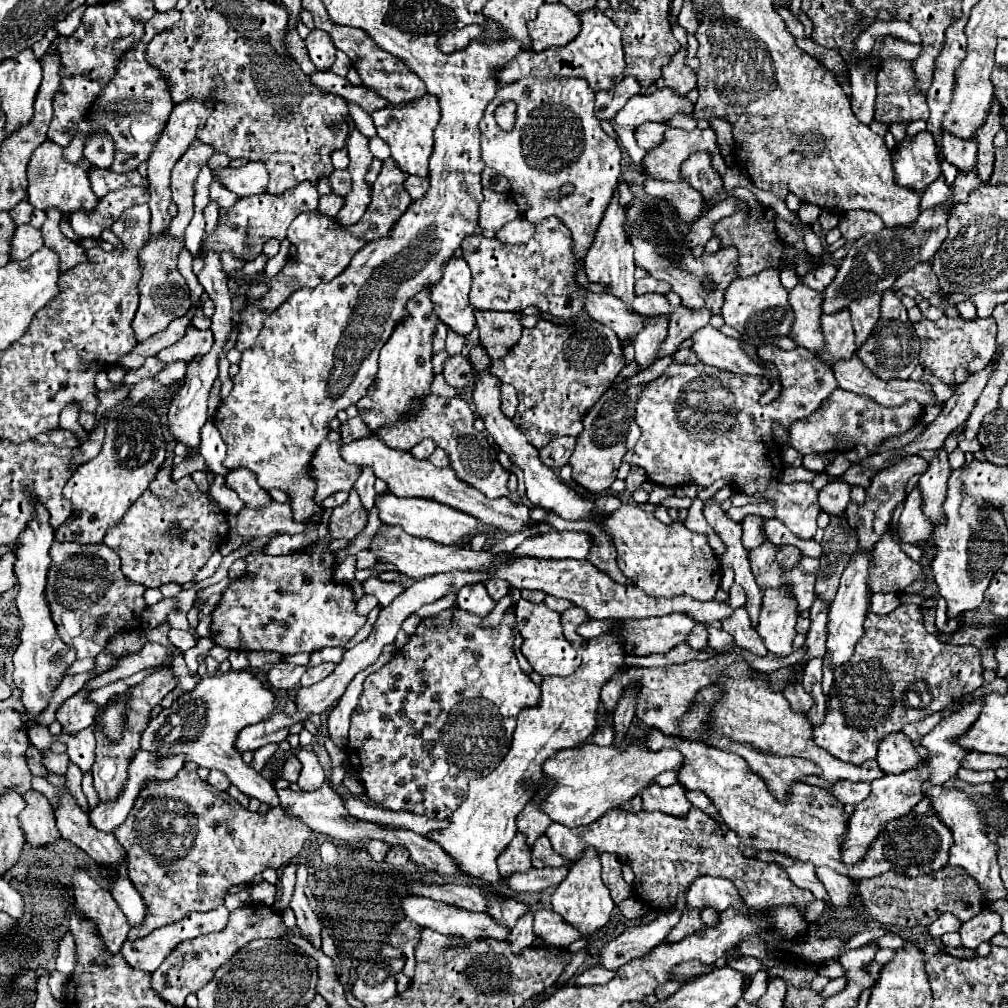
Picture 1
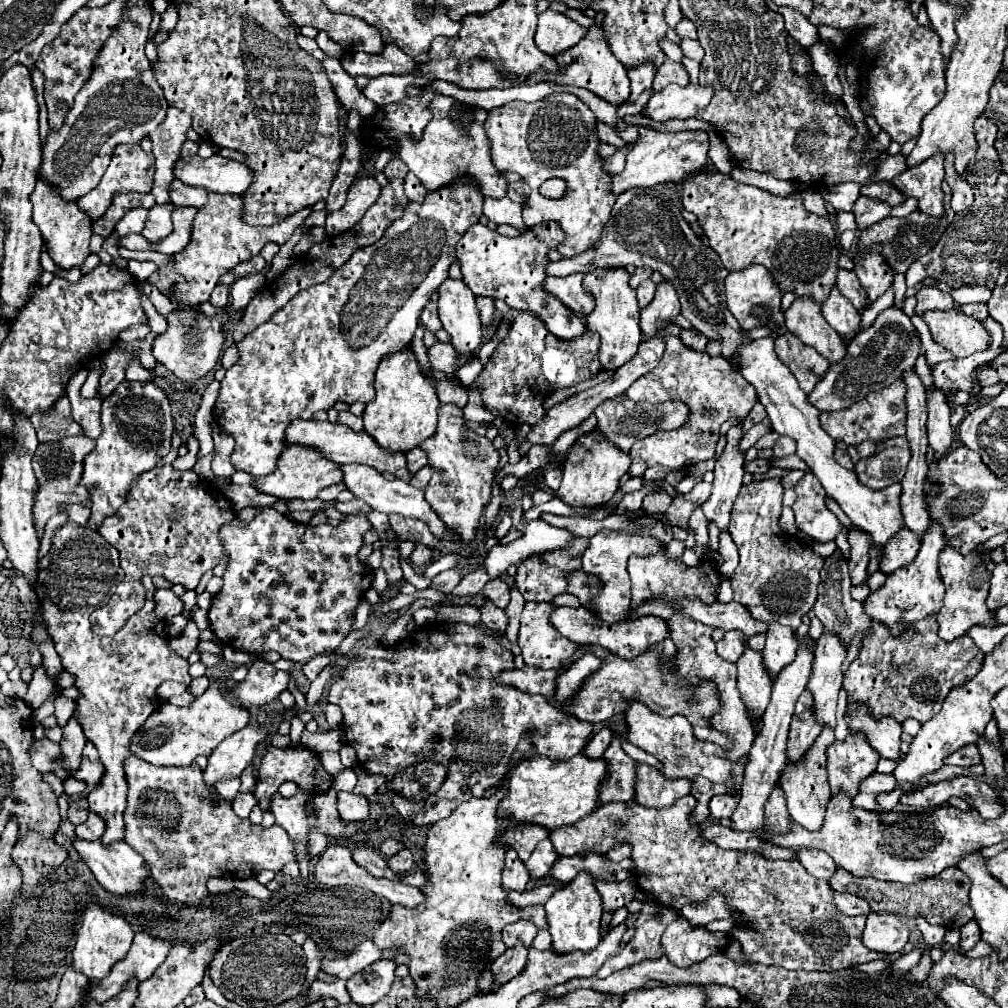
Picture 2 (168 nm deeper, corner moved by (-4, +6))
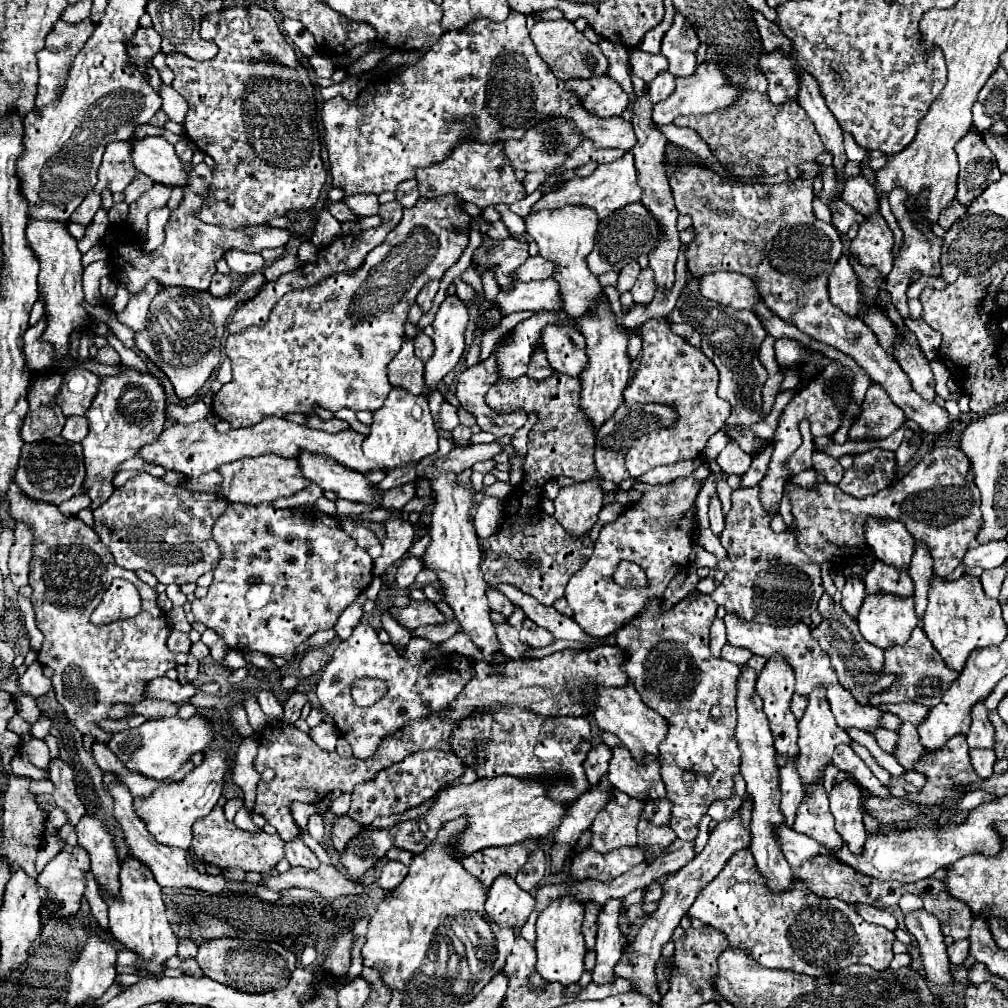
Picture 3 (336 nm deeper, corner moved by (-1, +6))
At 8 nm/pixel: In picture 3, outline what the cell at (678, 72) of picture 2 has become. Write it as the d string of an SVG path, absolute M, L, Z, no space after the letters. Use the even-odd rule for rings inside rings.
M664 71L664 73L660 73L660 75L648 85L648 95L650 95L652 103L660 103L660 101L664 101L664 99L672 93L674 87L676 87L674 75L668 73L668 71Z

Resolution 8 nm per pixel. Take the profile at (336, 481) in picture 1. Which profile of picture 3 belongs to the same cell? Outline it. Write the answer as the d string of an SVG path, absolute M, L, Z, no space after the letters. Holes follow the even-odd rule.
M276 455L240 459L228 465L220 465L216 469L222 475L222 483L218 487L218 495L222 495L228 503L242 505L258 505L264 501L274 501L278 497L290 497L292 493L304 489L310 481L306 481L300 473L300 467L294 459L284 459Z

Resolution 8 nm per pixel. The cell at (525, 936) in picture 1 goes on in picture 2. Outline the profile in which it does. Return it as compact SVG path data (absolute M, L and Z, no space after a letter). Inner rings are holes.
M515 945L515 949L507 949L501 957L493 961L491 969L497 975L497 987L501 987L509 979L513 979L517 973L521 973L527 961L527 953L529 953L527 945Z

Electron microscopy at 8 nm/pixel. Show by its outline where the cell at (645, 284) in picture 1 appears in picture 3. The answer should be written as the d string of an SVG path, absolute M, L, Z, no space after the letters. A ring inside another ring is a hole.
M630 261L620 273L618 273L618 283L616 283L616 289L620 291L620 293L624 293L624 291L630 291L632 289L632 285L636 283L636 277L638 277L638 273L640 273L640 265L638 265L638 261Z

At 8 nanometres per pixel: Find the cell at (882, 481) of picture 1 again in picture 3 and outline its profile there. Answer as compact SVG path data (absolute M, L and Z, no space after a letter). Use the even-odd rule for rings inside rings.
M848 579L846 585L844 585L844 589L842 589L842 601L840 601L840 605L844 607L844 611L846 611L852 619L856 619L864 597L866 597L864 583L862 583L860 579Z

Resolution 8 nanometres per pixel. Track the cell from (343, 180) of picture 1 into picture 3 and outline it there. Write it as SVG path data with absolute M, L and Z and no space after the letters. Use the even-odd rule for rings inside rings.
M338 201L338 203L332 203L330 205L330 213L340 221L358 221L358 217L354 217L354 213L348 209L348 205L344 201Z

